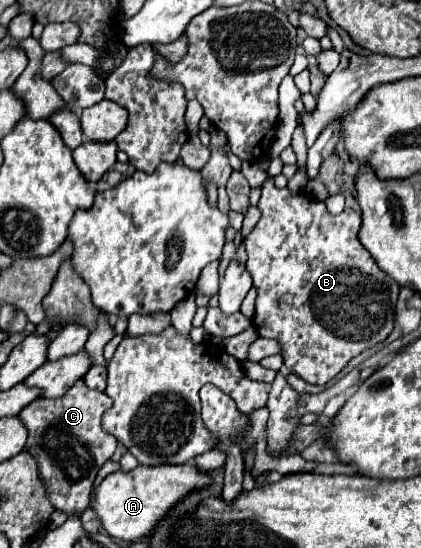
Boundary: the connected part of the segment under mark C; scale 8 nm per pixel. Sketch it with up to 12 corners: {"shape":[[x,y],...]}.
{"shape":[[78,379],[18,413],[56,511],[86,511],[116,449]]}

